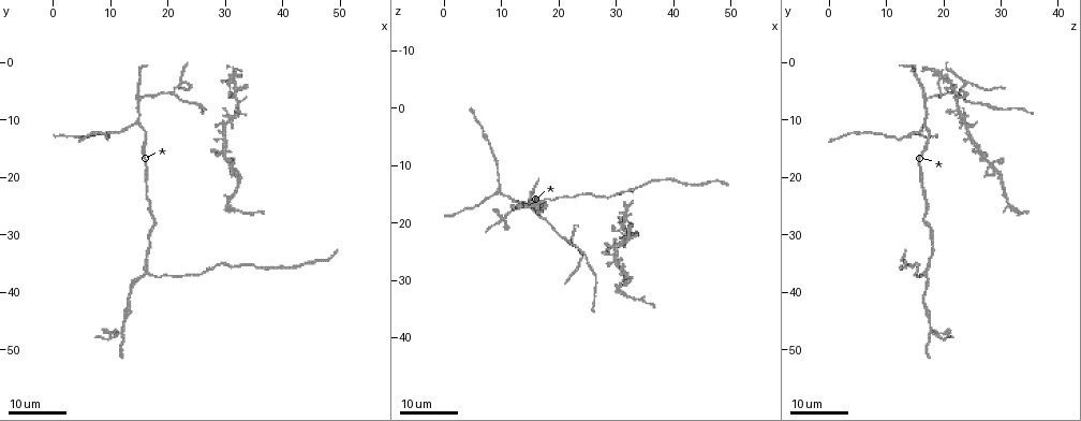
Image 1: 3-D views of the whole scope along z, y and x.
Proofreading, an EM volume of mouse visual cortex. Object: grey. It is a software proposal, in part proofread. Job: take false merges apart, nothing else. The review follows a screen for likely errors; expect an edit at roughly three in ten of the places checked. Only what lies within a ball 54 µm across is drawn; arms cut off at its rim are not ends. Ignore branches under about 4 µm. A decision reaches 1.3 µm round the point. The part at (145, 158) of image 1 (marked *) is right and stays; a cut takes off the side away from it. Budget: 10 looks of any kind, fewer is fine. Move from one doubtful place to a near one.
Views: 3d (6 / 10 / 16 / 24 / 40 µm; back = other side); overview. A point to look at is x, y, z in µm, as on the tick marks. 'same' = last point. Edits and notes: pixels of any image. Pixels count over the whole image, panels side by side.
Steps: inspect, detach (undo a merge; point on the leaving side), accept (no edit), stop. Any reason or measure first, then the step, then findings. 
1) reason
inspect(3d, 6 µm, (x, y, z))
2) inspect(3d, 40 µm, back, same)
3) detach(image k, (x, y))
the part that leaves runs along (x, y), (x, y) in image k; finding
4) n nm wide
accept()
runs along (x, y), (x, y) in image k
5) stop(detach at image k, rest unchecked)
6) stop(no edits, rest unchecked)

three-way junction
inspect(3d, 16 µm, (10.0, 12.5, 14.5))

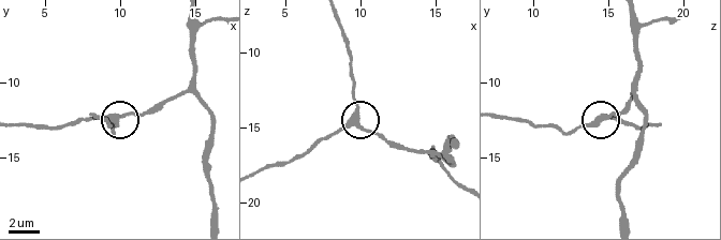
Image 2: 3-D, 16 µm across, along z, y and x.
closer look
inspect(3d, 6 µm, (9.4, 12.8, 14.4))

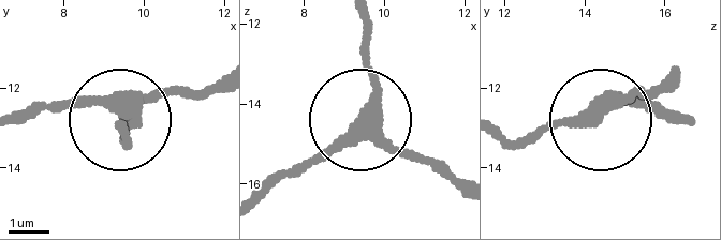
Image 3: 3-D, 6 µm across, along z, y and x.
330 nm wide
accept()
runs along (460, 178), (399, 154), (357, 123), (290, 175) in image 3; all the same neuron

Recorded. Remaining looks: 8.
arms part here
inspect(3d, 16 µm, (15.0, 6.5, 17.0))

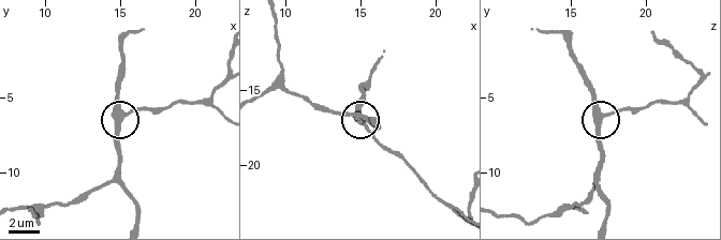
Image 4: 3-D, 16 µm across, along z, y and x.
inspect(3d, 6 µm, (15.0, 6.2, 17.0))

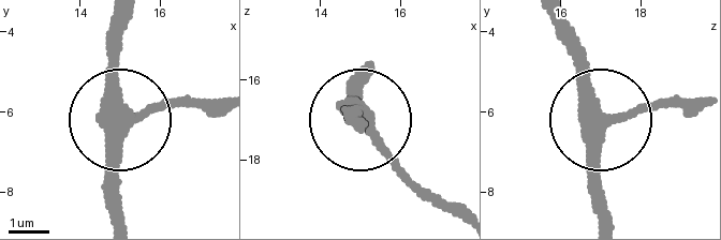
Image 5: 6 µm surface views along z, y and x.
accept()
runs along (597, 220), (597, 96), (569, 29) in image 5; continuous, no second neuron

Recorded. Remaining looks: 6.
inspect(3d, 16 µm, (21.5, 5.0, 22.5))

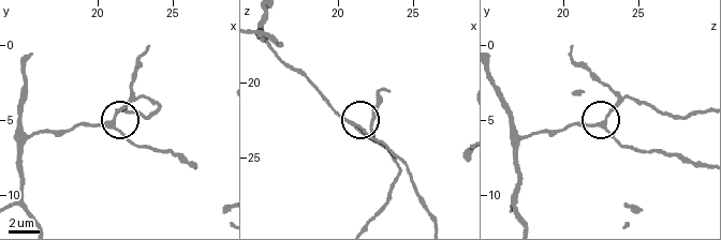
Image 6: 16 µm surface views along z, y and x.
inspect(3d, 10 µm, (21.0, 5.4, 22.6))

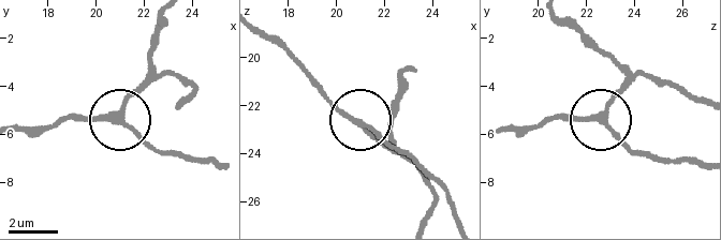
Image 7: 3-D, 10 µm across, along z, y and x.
210 nm wide
accept()
runs along (18, 131), (68, 119), (116, 119), (151, 78) in image 7; continuous, no second neuron

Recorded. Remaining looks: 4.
three arms meet
inspect(3d, 16 µm, (14.5, 11.0, 16.5))

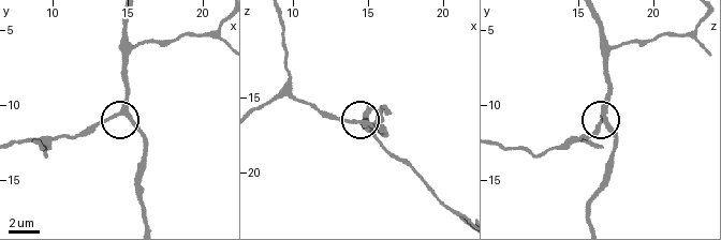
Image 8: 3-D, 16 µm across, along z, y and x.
inspect(3d, 10 µm, (14.2, 10.8, 16.6))

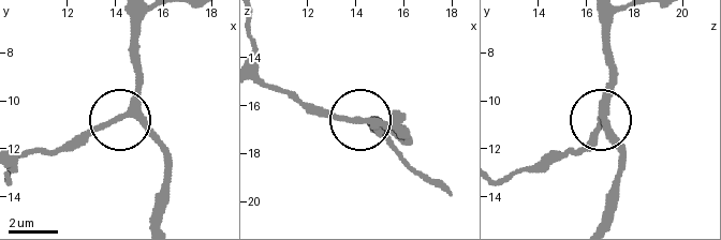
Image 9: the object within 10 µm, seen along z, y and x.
accept()
runs along (163, 216), (163, 155), (138, 124), (101, 122), (73, 147) in image 9; all the same neuron

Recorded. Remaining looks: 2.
three arms meet
inspect(3d, 16 µm, (16.0, 37.0, 17.0))

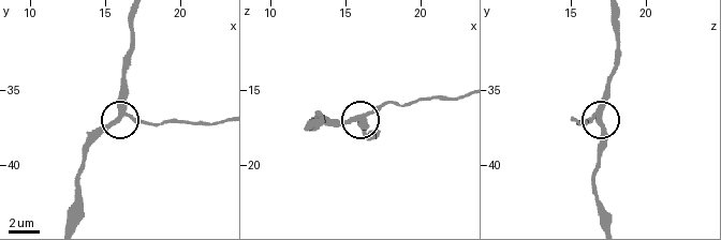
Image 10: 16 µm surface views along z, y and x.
inspect(3d, 6 µm, (16.2, 36.8, 16.6))

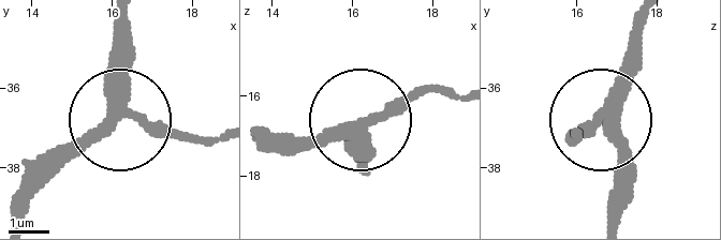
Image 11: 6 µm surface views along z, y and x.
side arm 19 µm; 3 arms
accept()
all the same neuron

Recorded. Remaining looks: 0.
stop(no edits, rest unchecked)

